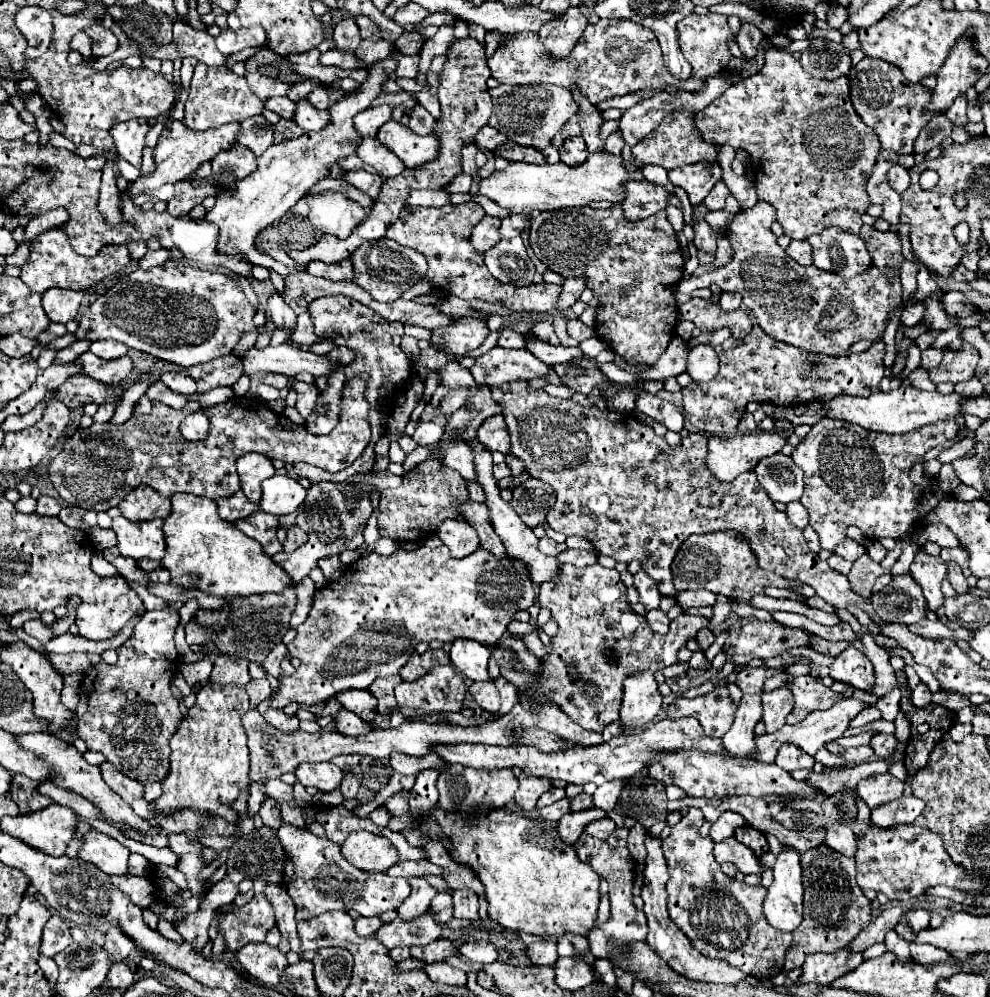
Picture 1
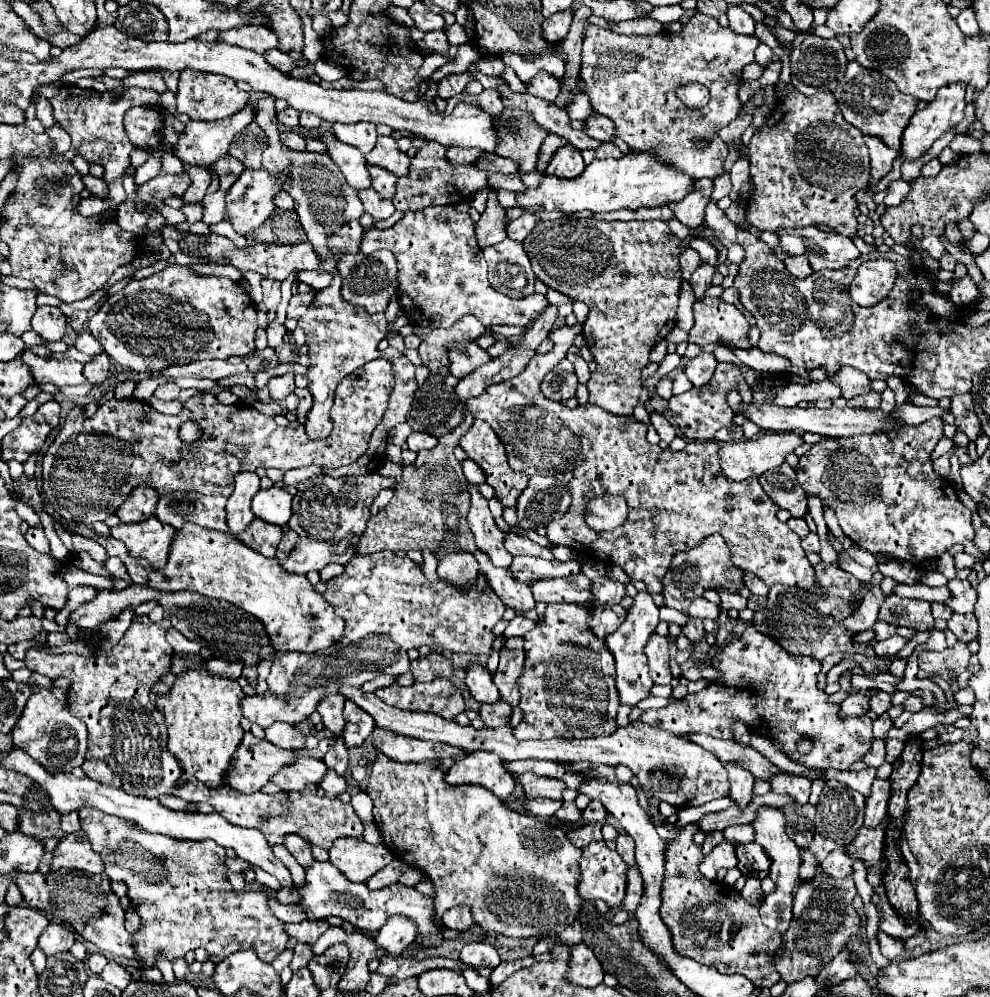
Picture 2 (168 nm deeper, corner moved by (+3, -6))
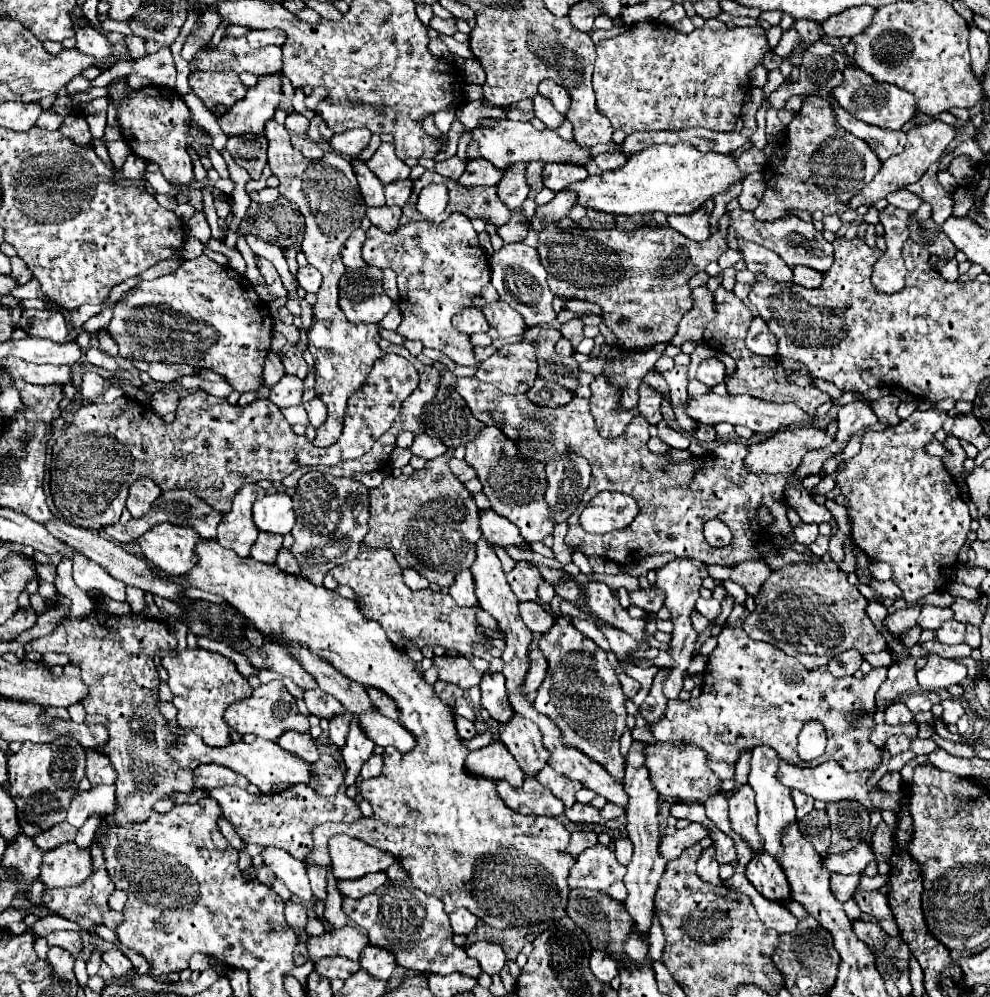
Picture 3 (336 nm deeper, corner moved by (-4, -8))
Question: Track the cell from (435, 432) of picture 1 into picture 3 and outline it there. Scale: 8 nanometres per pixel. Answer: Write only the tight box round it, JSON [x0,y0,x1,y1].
[409,434,447,460]

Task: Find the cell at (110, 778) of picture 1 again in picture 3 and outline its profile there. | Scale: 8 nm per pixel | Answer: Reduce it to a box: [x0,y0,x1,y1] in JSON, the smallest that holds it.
[85,750,115,786]

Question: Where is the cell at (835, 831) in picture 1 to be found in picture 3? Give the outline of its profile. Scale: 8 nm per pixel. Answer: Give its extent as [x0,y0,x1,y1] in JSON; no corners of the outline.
[831,876,859,902]

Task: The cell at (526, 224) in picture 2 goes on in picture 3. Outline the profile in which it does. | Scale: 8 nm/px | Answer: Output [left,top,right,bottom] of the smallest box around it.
[531,190,577,230]

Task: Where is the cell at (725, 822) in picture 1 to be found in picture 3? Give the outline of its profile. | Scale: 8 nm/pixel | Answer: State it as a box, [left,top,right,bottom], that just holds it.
[697,846,721,886]

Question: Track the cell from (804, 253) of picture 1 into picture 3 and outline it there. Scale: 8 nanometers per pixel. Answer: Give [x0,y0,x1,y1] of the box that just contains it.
[793,268,823,288]

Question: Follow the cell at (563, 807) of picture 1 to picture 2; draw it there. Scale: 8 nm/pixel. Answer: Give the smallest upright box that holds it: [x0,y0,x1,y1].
[554,802,580,822]

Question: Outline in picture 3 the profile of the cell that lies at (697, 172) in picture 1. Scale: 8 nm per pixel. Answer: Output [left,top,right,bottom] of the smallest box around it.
[667,200,713,242]

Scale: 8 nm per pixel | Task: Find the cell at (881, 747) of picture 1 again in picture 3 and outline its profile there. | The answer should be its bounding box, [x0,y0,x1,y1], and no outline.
[911,738,937,754]

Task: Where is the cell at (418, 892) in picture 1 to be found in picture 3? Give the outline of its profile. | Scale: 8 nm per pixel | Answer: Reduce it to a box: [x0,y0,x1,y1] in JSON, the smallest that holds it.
[359,948,395,980]

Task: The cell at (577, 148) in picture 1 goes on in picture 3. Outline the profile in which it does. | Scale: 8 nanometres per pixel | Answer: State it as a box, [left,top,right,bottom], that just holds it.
[543,164,587,192]

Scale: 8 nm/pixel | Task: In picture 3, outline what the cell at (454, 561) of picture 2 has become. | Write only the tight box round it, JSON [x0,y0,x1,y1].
[449,570,475,606]

